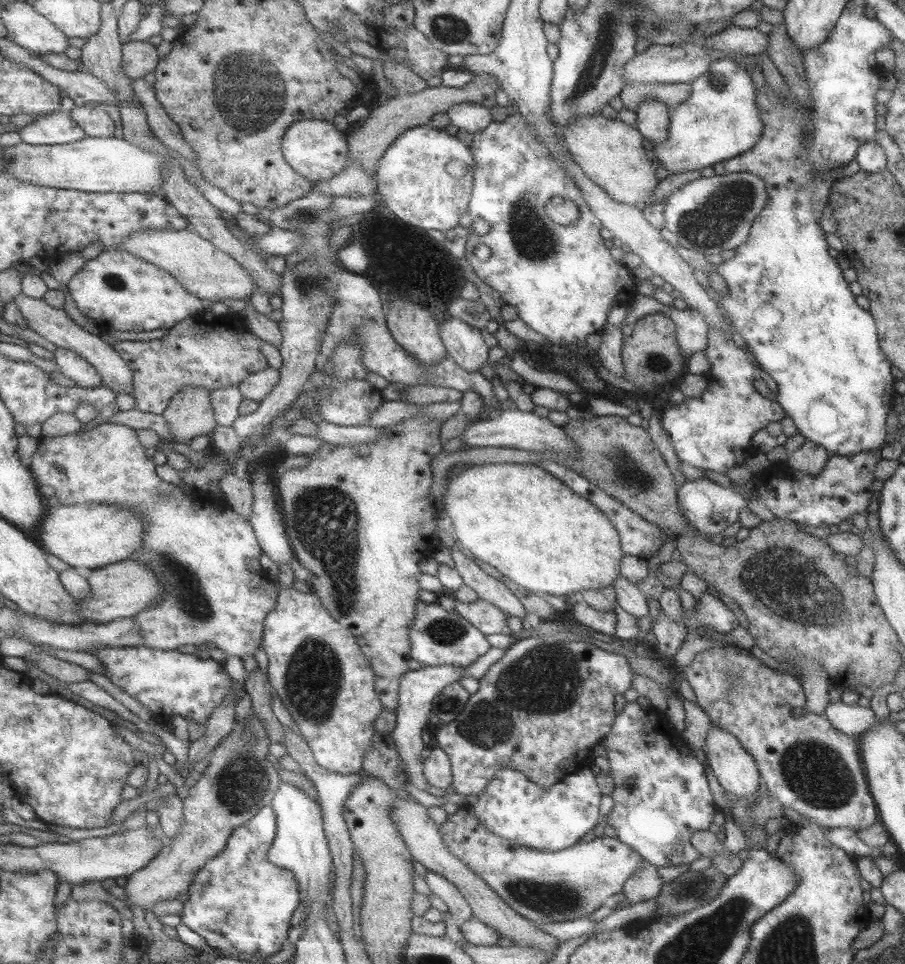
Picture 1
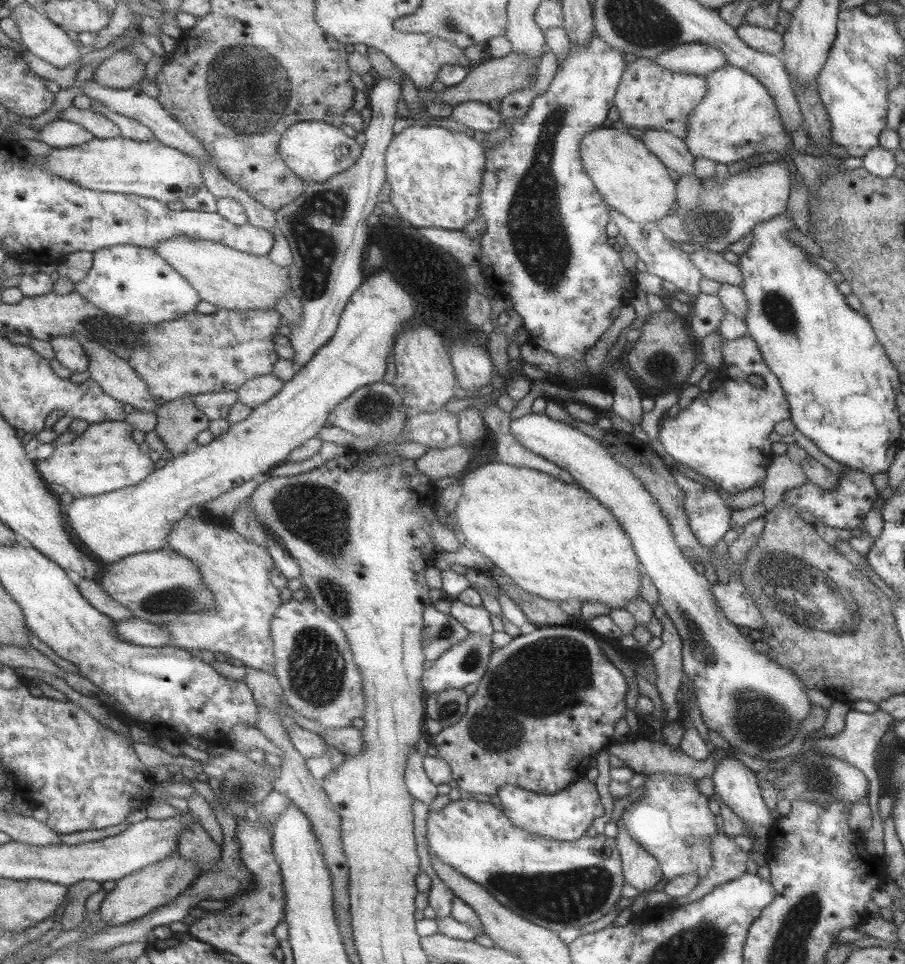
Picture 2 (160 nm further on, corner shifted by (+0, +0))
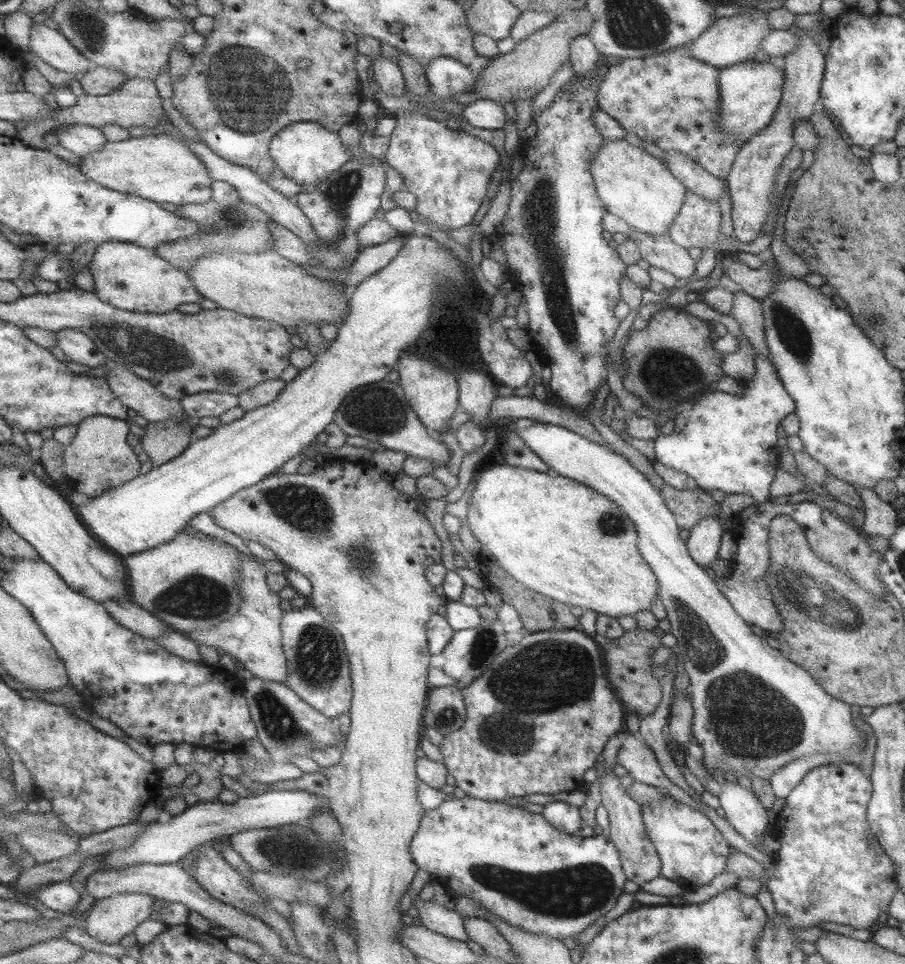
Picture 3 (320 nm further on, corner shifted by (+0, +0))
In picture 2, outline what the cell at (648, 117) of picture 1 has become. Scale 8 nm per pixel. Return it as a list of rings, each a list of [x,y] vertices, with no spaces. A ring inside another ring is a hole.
[[[652,128],[645,130],[640,140],[667,170],[680,177],[684,174],[694,174],[694,156],[688,152],[682,138]]]

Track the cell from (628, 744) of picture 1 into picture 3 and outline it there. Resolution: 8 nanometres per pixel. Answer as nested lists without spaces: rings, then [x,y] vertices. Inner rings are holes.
[[[668,795],[661,802],[646,804],[640,809],[648,839],[654,843],[660,860],[660,874],[665,878],[692,891],[724,872],[729,845],[705,814]]]

